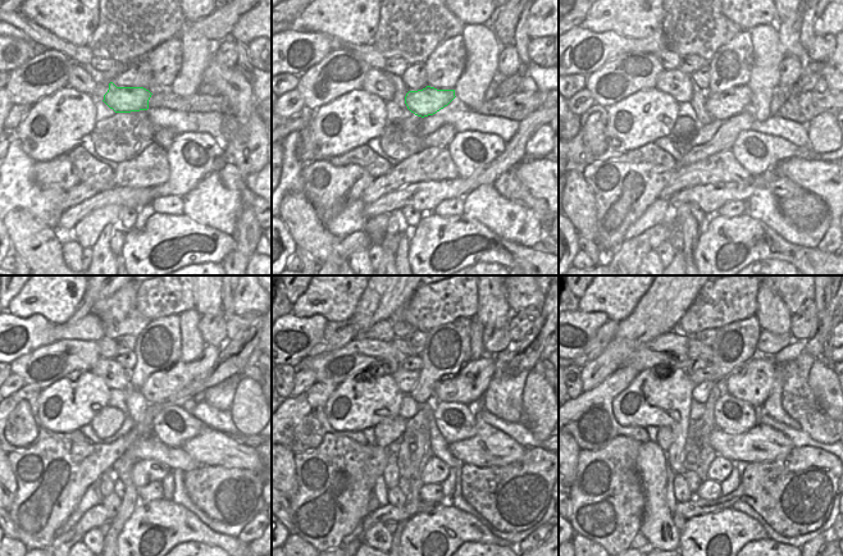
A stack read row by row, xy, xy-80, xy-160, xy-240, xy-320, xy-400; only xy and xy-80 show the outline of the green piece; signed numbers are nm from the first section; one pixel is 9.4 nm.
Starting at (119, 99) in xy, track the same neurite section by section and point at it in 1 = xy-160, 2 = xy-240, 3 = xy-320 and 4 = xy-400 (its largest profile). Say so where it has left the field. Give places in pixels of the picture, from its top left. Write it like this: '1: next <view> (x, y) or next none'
1: next xy-160 (723, 105)
2: next xy-240 (159, 386)
3: next xy-320 (468, 384)
4: next xy-400 (752, 382)

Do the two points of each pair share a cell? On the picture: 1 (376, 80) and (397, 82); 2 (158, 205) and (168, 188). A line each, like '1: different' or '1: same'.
1: different
2: different

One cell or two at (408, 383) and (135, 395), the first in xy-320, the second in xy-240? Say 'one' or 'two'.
two

